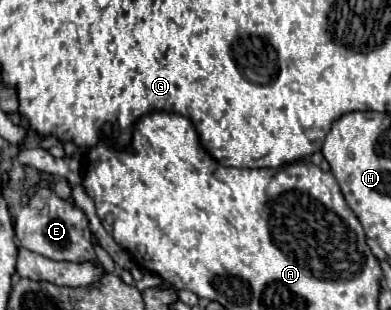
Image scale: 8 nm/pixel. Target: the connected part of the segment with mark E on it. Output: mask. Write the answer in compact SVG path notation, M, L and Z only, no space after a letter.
M38 188L34 196L28 200L26 206L22 206L18 218L16 218L16 236L20 240L20 246L42 254L52 260L66 260L66 262L92 262L100 266L96 252L94 252L94 236L90 232L90 224L86 214L68 200L62 200L52 192L50 188Z

